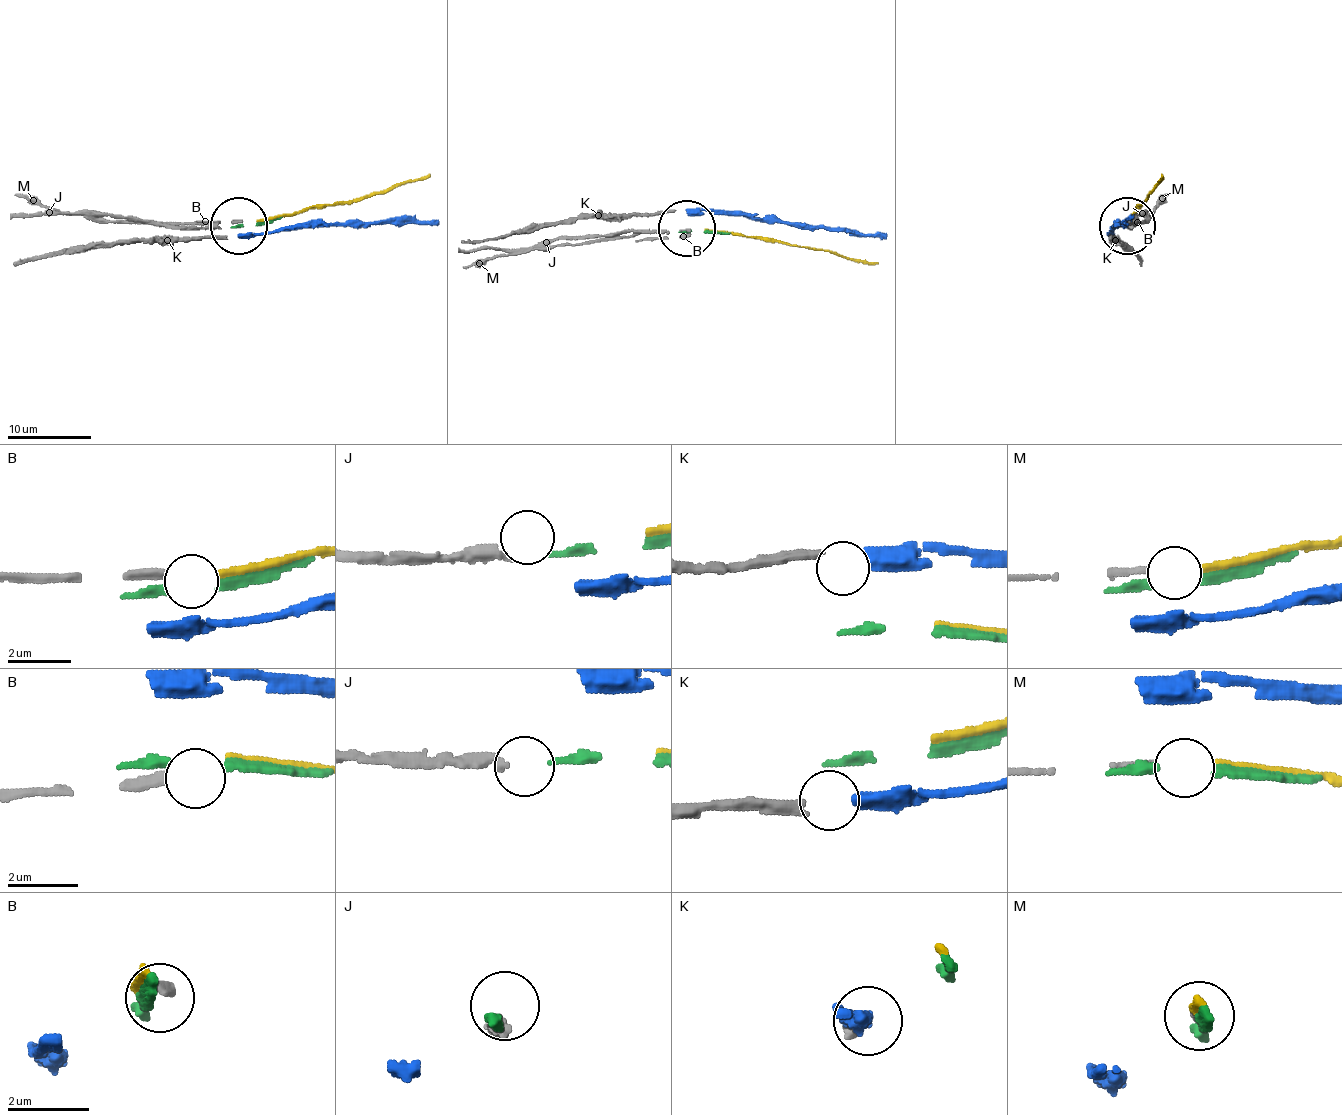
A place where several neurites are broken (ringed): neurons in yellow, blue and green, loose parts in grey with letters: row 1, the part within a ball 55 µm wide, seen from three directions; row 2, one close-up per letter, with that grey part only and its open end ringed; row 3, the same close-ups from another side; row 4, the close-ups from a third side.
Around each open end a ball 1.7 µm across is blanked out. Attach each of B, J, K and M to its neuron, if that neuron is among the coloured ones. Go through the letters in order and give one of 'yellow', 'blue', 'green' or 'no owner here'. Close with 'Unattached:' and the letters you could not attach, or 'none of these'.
B: no owner here
J: green
K: blue
M: yellow
Unattached: B

